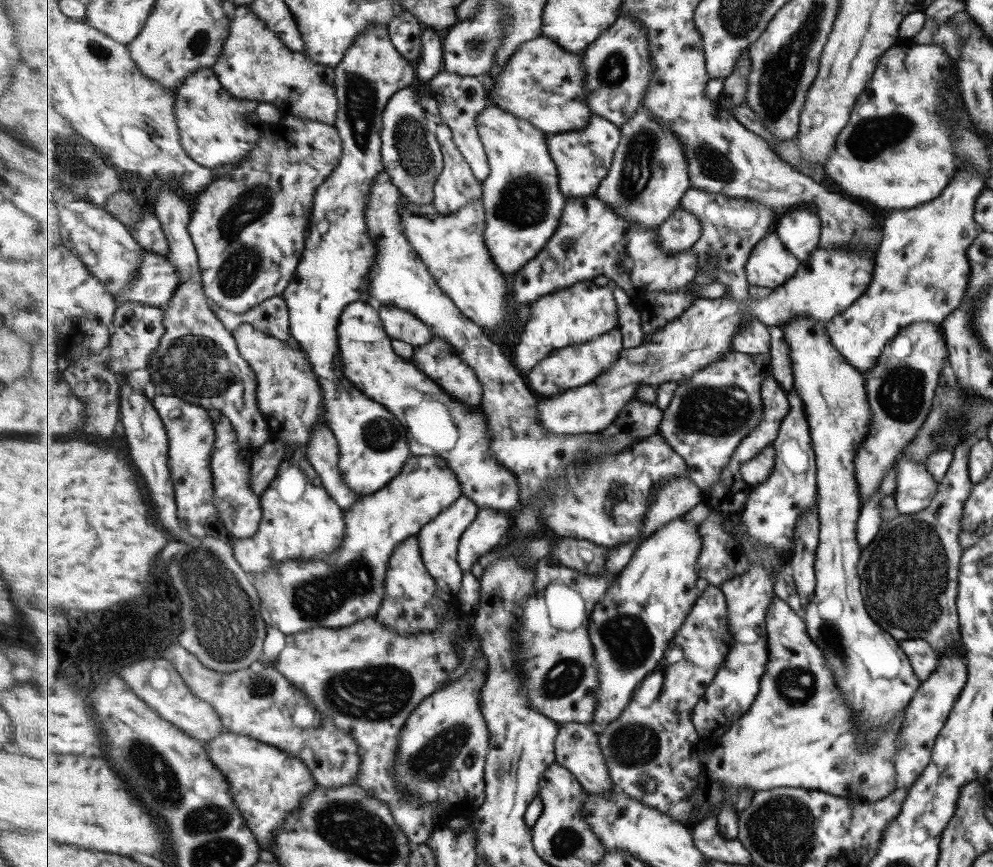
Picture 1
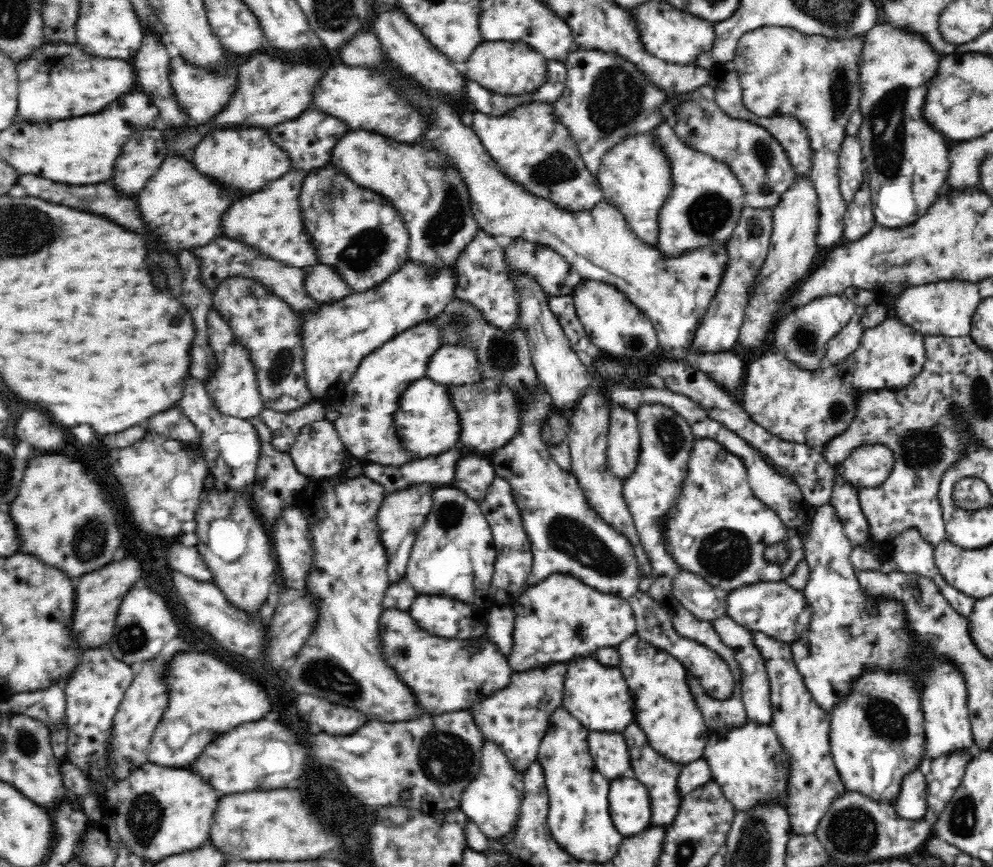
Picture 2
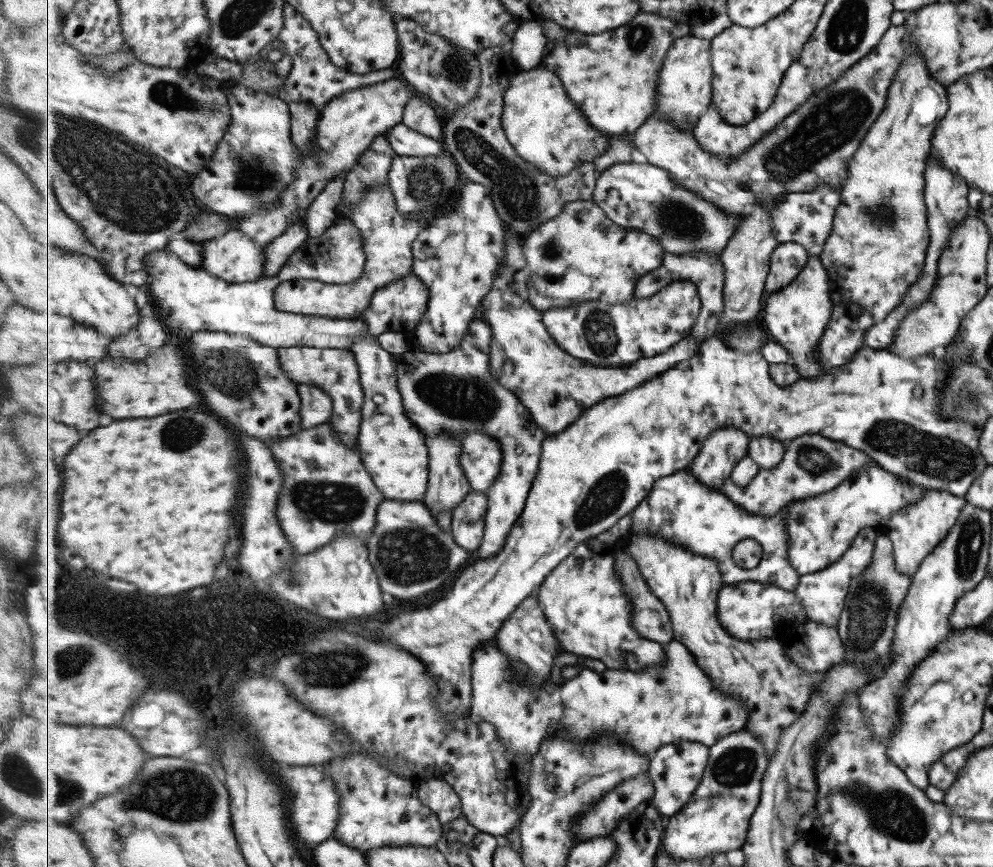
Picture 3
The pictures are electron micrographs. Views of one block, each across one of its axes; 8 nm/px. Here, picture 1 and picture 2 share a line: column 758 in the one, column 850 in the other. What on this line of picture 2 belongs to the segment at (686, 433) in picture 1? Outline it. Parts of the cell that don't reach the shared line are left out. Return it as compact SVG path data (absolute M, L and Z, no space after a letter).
M887 318L884 322L878 324L878 326L866 329L862 334L862 338L860 338L858 348L852 354L849 354L844 362L836 363L834 366L828 366L828 368L824 366L819 370L803 370L801 367L797 367L796 363L788 361L780 353L777 353L770 348L766 352L763 352L756 362L752 362L748 366L748 375L746 376L745 384L742 389L742 408L750 416L752 421L756 422L759 426L762 426L762 428L764 428L768 433L778 436L785 441L805 444L814 449L819 448L821 450L826 446L826 444L828 444L828 442L832 441L833 438L846 433L846 430L850 429L850 426L856 419L856 412L858 412L858 400L860 400L865 393L882 391L885 389L902 389L903 387L908 386L908 384L911 384L911 382L914 381L918 377L918 374L923 370L924 363L926 362L925 354L926 351L922 333L920 331L915 331L911 326L908 326L898 318Z

